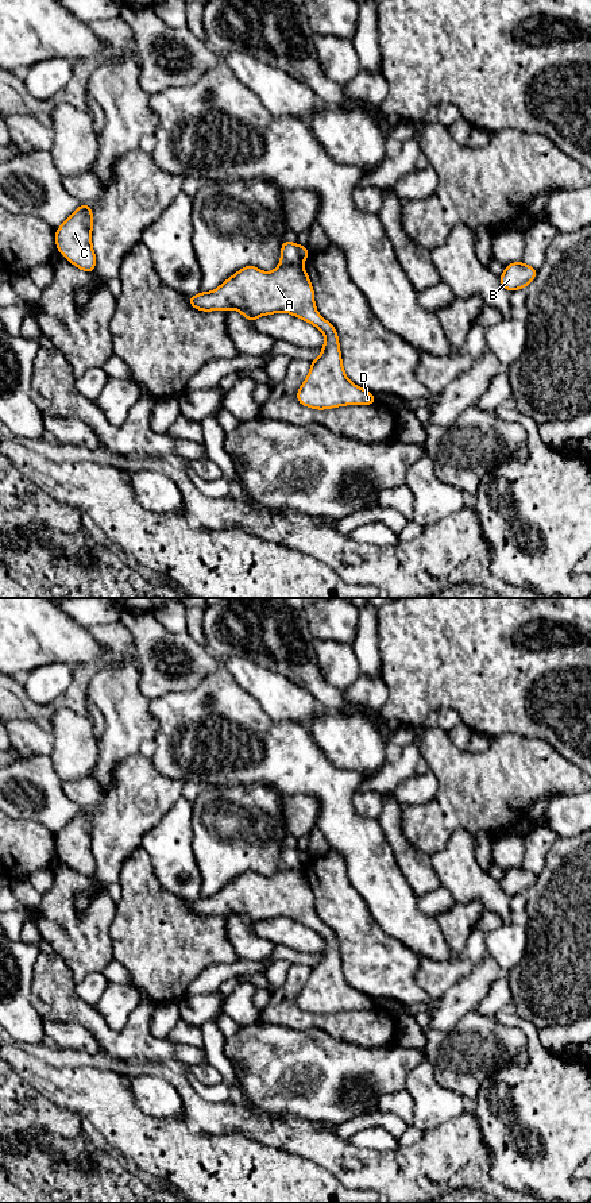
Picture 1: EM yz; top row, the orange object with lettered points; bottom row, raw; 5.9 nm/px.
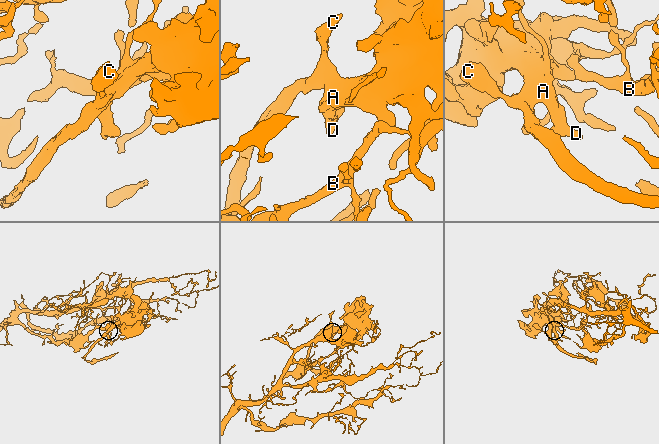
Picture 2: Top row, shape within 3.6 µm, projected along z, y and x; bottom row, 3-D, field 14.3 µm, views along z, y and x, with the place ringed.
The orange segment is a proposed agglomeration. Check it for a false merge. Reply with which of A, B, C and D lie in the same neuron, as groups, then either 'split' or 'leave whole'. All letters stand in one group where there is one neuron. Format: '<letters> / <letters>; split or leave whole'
A C D / B; split

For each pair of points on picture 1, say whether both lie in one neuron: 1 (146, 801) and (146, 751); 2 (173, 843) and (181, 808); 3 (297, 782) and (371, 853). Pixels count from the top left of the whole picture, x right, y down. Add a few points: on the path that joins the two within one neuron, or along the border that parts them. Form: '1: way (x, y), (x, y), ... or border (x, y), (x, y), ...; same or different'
1: border (138, 754), (150, 760); different
2: way (173, 835), (181, 816); same
3: way (319, 789), (338, 808), (338, 820), (350, 832); same

